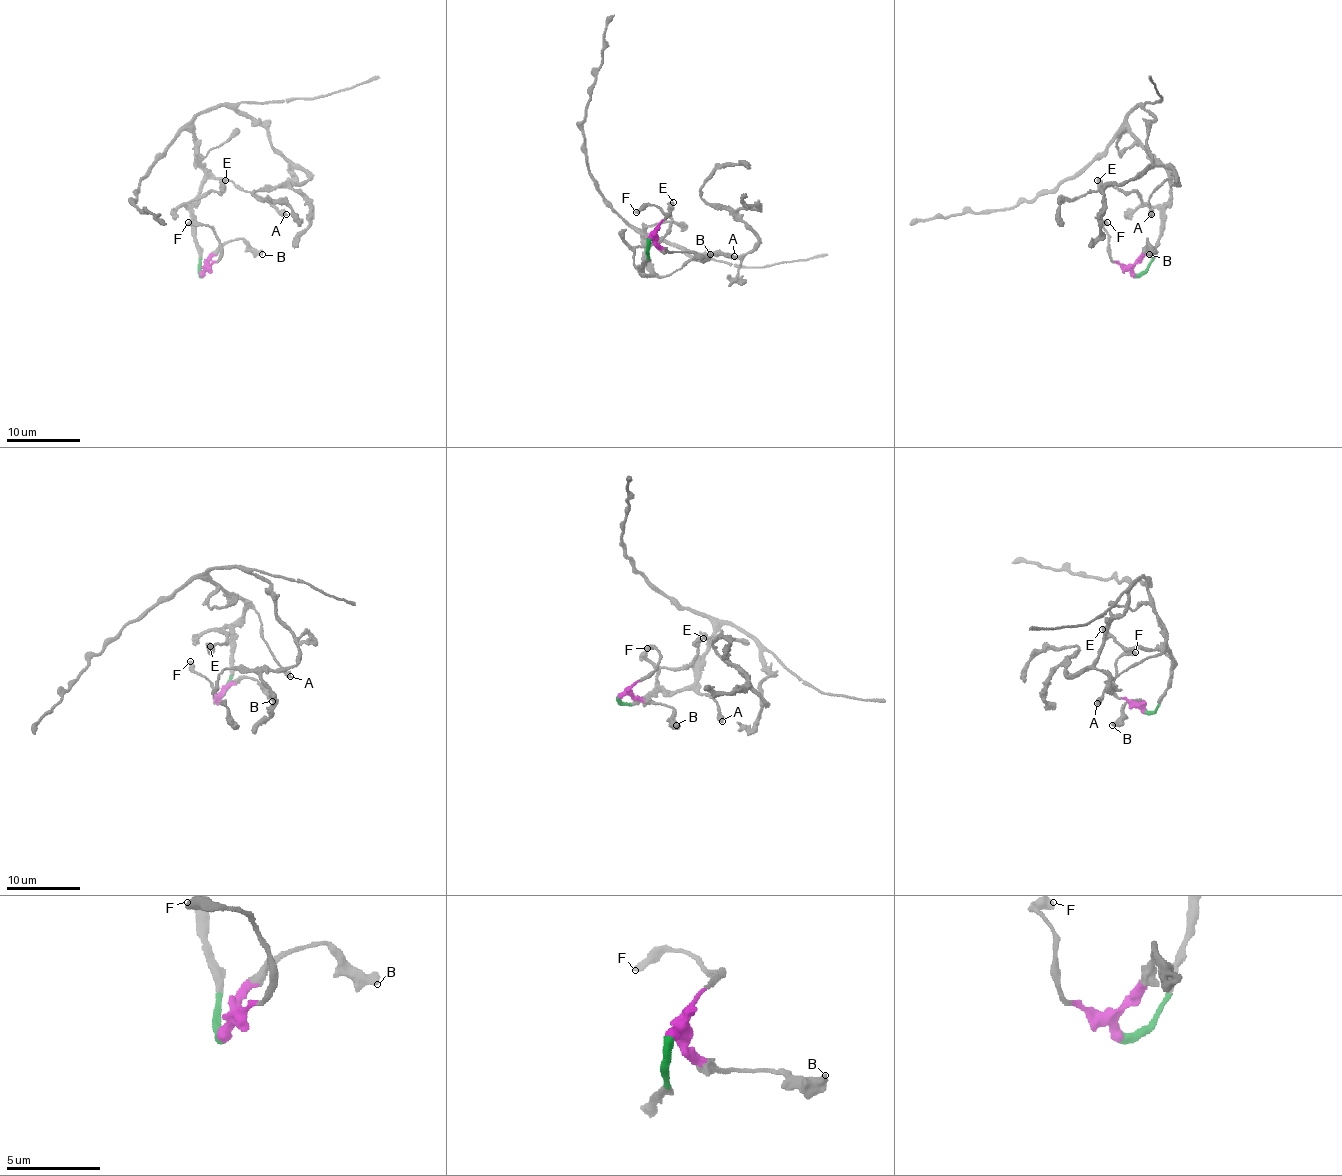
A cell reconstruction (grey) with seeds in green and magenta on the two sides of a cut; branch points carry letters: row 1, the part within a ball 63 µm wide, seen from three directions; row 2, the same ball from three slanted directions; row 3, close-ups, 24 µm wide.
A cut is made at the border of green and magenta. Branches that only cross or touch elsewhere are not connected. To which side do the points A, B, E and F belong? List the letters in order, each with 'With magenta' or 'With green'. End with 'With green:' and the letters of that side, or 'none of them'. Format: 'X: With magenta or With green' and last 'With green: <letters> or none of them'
A: With green
B: With magenta
E: With green
F: With magenta
With green: A, E

